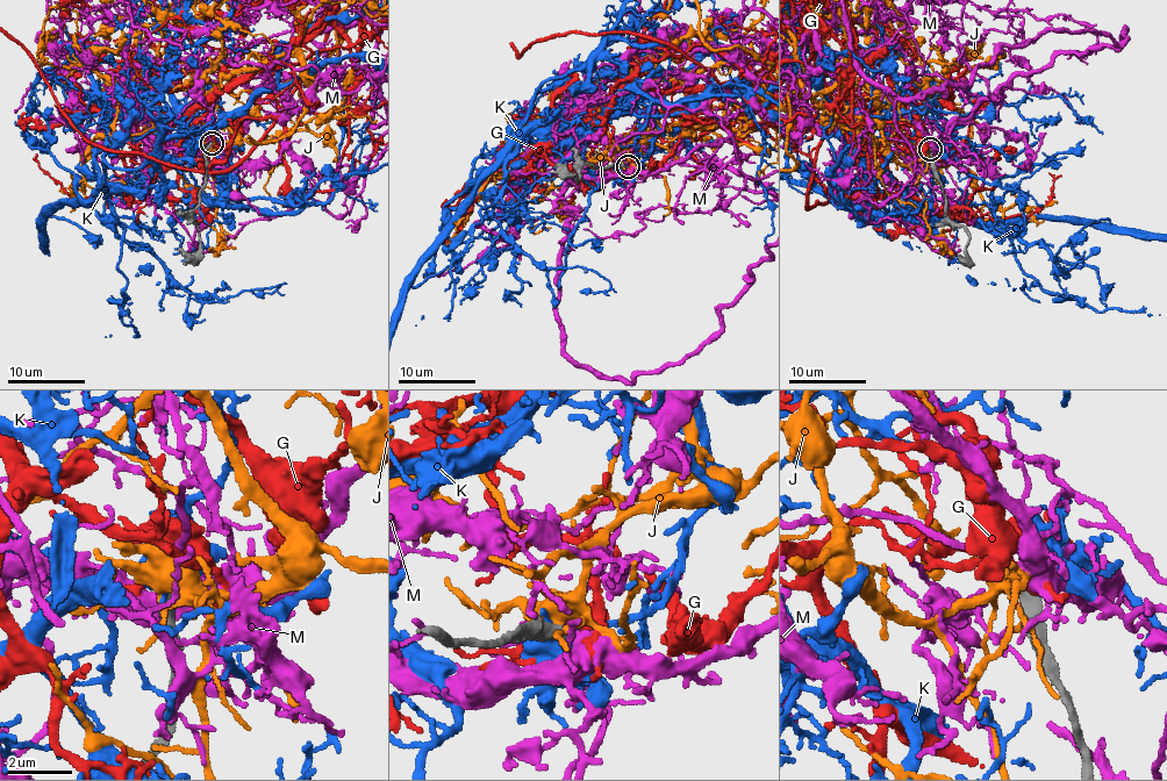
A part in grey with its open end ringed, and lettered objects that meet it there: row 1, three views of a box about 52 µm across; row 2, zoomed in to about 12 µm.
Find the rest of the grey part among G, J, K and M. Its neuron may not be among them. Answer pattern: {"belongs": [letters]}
{"belongs": []}

